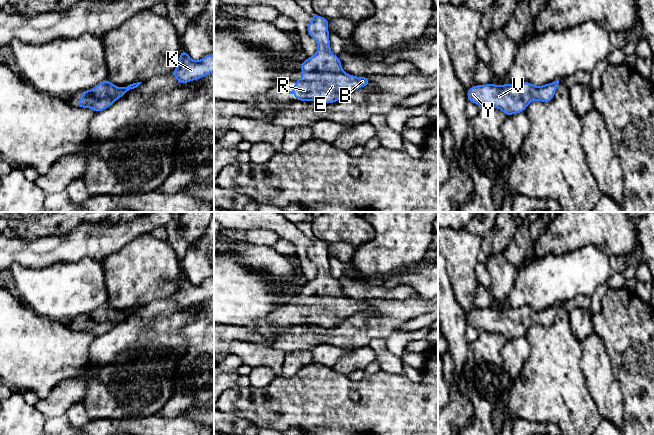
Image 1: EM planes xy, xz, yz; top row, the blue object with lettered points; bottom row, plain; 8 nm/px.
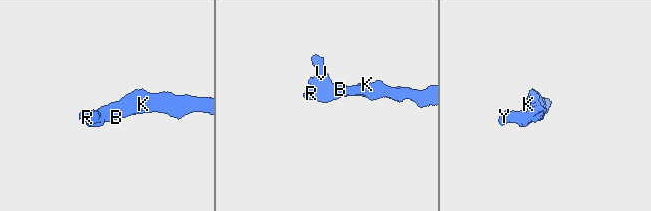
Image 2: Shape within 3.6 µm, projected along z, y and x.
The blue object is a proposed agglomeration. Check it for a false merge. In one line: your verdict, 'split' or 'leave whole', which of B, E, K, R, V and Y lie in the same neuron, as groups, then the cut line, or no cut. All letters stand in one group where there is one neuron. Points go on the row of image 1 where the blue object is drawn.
leave whole; groups B E K R V Y; cut none

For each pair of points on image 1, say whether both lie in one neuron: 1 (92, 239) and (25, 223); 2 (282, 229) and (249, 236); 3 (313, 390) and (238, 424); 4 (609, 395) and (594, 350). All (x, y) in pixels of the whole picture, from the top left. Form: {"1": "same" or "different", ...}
{"1": "different", "2": "different", "3": "different", "4": "same"}

